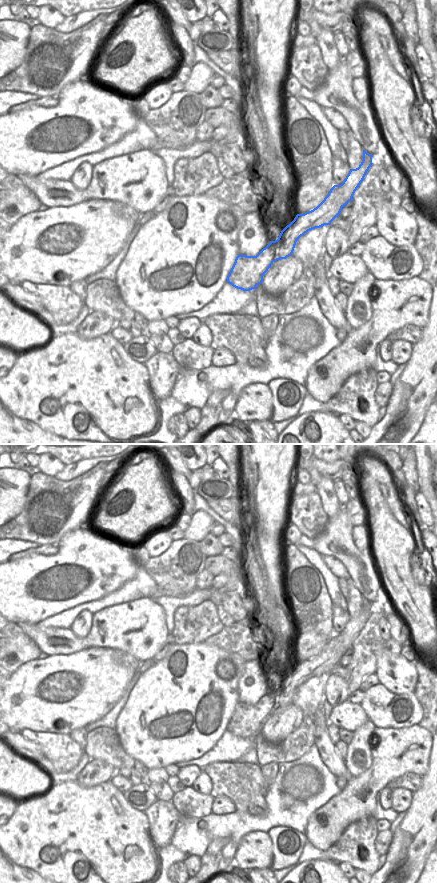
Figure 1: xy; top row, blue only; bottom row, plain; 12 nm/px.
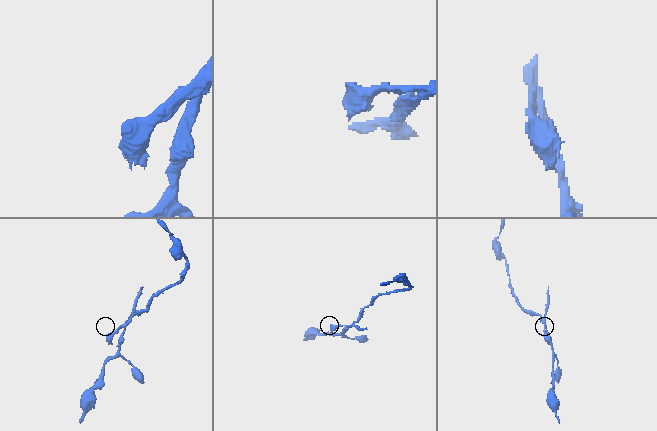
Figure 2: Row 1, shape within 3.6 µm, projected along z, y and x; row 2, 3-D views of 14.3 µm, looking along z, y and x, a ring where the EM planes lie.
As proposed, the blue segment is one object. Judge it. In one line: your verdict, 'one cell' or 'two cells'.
two cells

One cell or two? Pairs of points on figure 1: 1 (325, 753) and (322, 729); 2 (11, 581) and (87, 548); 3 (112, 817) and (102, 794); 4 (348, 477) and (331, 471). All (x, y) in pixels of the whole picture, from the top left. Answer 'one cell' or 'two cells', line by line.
1: one cell
2: one cell
3: one cell
4: two cells

